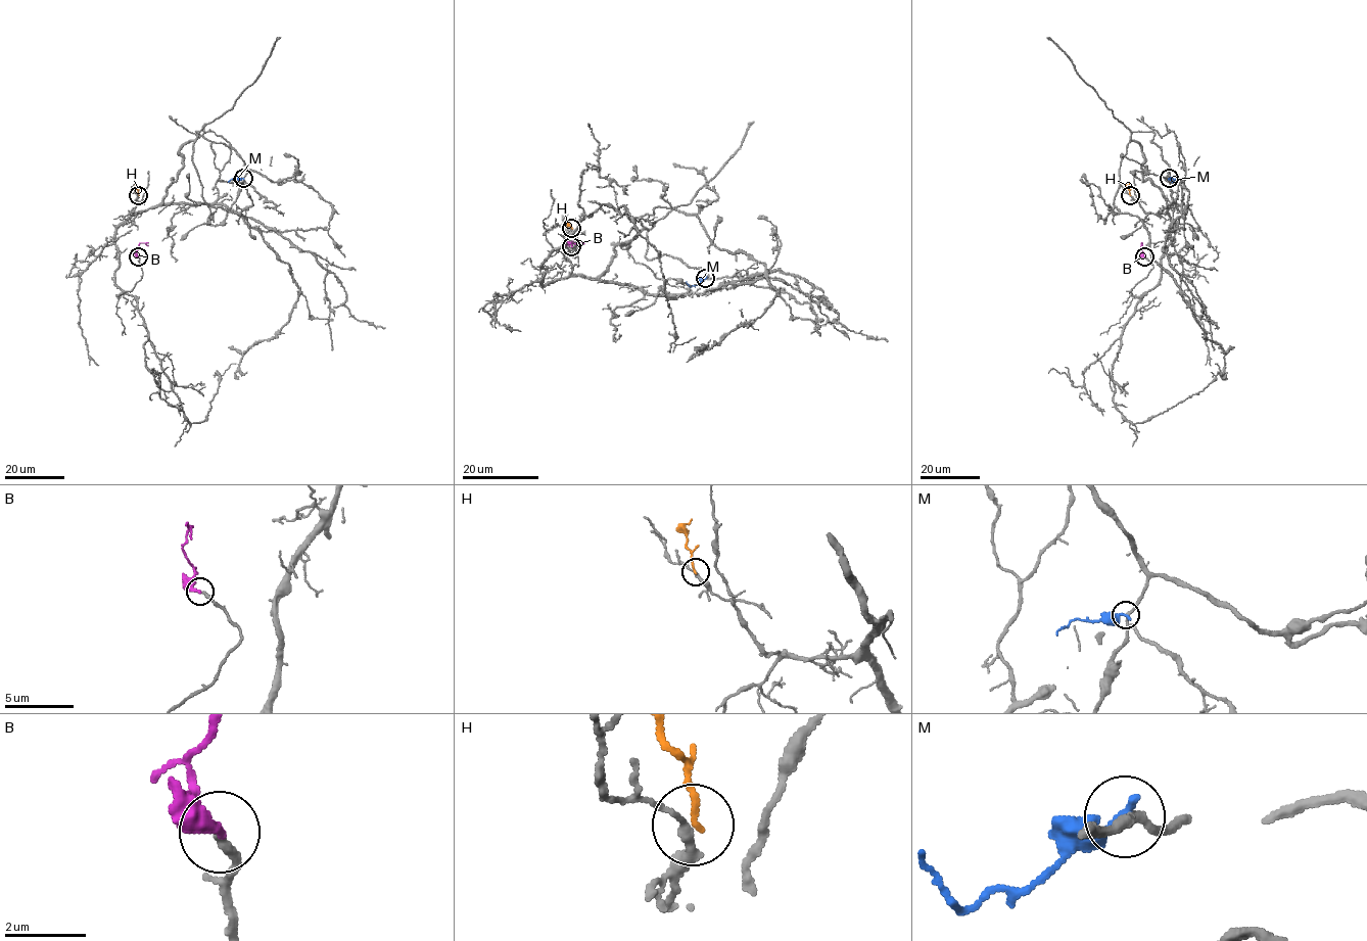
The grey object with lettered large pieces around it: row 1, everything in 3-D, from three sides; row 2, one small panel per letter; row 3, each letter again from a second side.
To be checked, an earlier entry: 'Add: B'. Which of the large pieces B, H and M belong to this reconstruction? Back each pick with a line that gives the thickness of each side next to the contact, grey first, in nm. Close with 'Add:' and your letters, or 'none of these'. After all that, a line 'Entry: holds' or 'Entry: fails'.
B: 240/280 nm
Add: B
Entry: holds

